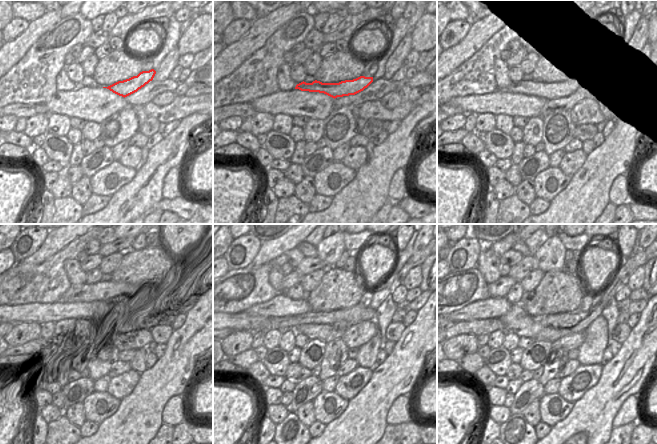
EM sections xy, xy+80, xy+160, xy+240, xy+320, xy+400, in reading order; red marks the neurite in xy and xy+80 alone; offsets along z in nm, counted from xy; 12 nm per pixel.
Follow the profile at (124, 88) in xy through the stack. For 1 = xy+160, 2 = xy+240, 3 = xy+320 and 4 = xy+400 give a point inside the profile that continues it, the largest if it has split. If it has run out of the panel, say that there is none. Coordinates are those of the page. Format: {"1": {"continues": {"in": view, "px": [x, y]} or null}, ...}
{"1": {"continues": {"in": "xy+160", "px": [548, 91]}}, "2": {"continues": {"in": "xy+240", "px": [71, 309]}}, "3": {"continues": {"in": "xy+320", "px": [280, 306]}}, "4": {"continues": {"in": "xy+400", "px": [494, 307]}}}

